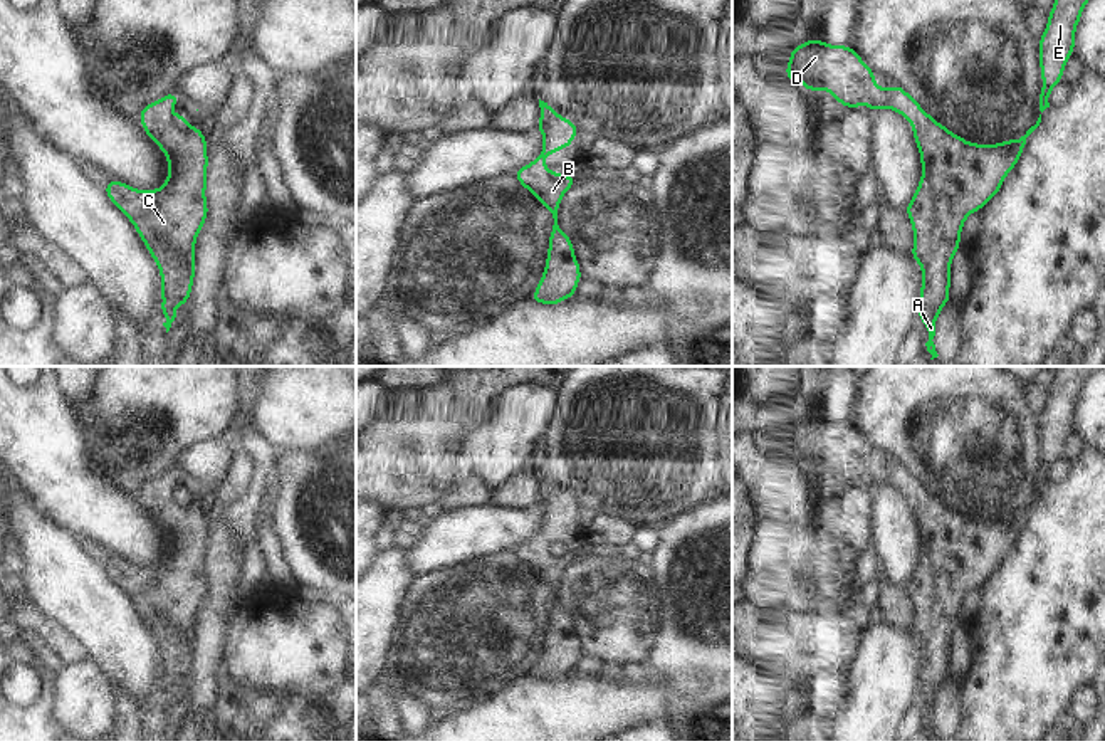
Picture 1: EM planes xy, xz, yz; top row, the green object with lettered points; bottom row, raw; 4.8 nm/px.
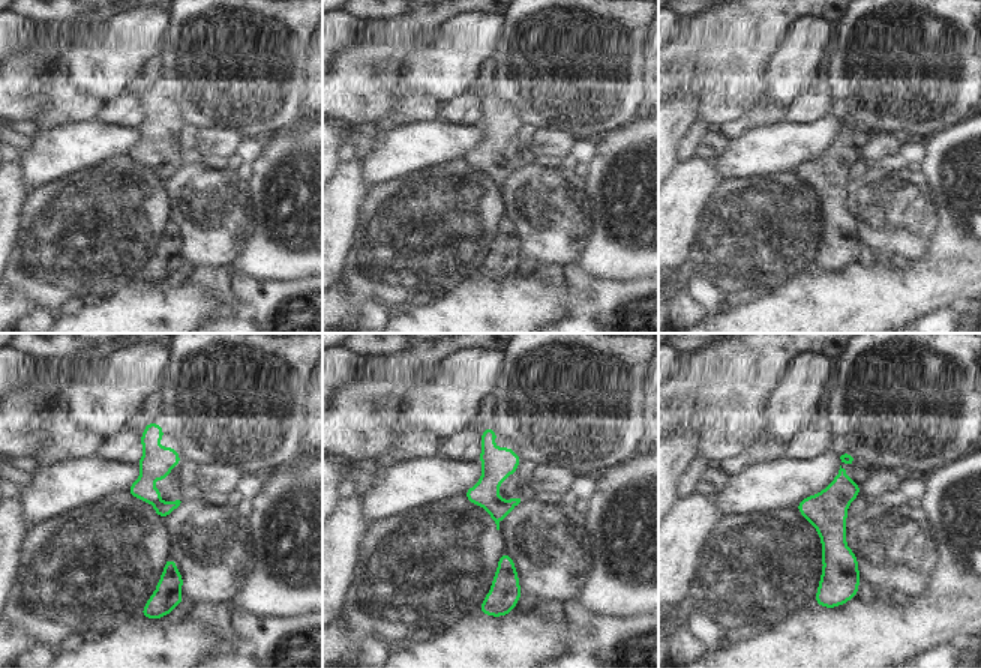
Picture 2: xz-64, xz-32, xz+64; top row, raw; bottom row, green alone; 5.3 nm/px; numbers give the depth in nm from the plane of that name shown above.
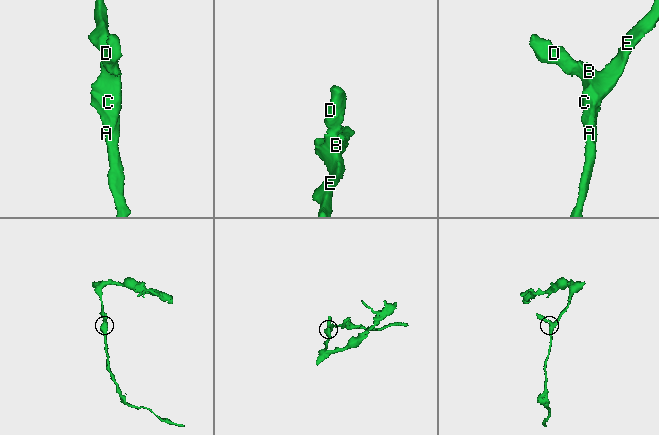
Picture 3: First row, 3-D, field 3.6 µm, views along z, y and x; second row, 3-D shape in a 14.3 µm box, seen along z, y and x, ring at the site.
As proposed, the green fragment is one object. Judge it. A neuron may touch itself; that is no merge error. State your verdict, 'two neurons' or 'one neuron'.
one neuron

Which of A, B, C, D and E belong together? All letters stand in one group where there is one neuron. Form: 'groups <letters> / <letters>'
groups A B C D E

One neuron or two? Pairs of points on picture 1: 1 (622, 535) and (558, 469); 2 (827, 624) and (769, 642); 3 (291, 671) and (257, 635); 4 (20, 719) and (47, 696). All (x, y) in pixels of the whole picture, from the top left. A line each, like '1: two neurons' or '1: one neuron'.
1: two neurons
2: one neuron
3: one neuron
4: one neuron

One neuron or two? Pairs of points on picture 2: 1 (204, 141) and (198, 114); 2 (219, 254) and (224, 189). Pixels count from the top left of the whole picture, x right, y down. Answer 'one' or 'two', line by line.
1: two
2: one

